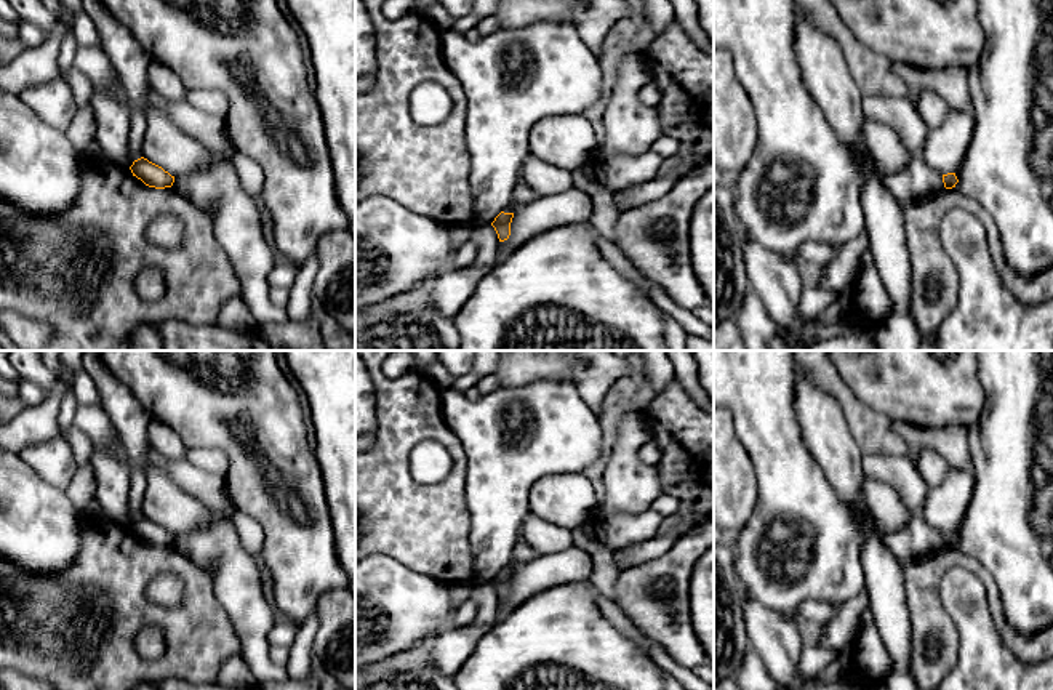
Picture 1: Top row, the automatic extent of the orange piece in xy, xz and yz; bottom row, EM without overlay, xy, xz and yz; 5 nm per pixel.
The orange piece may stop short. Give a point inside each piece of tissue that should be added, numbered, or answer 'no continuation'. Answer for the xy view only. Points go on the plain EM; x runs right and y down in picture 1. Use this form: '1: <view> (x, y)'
no continuation

